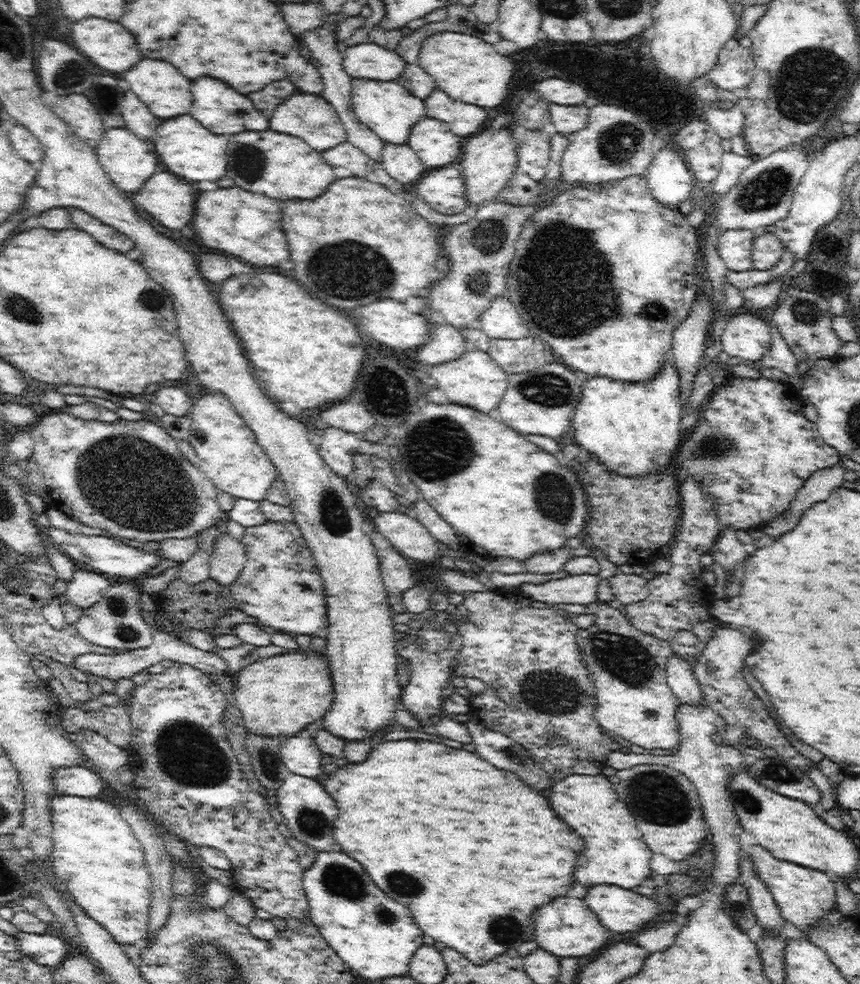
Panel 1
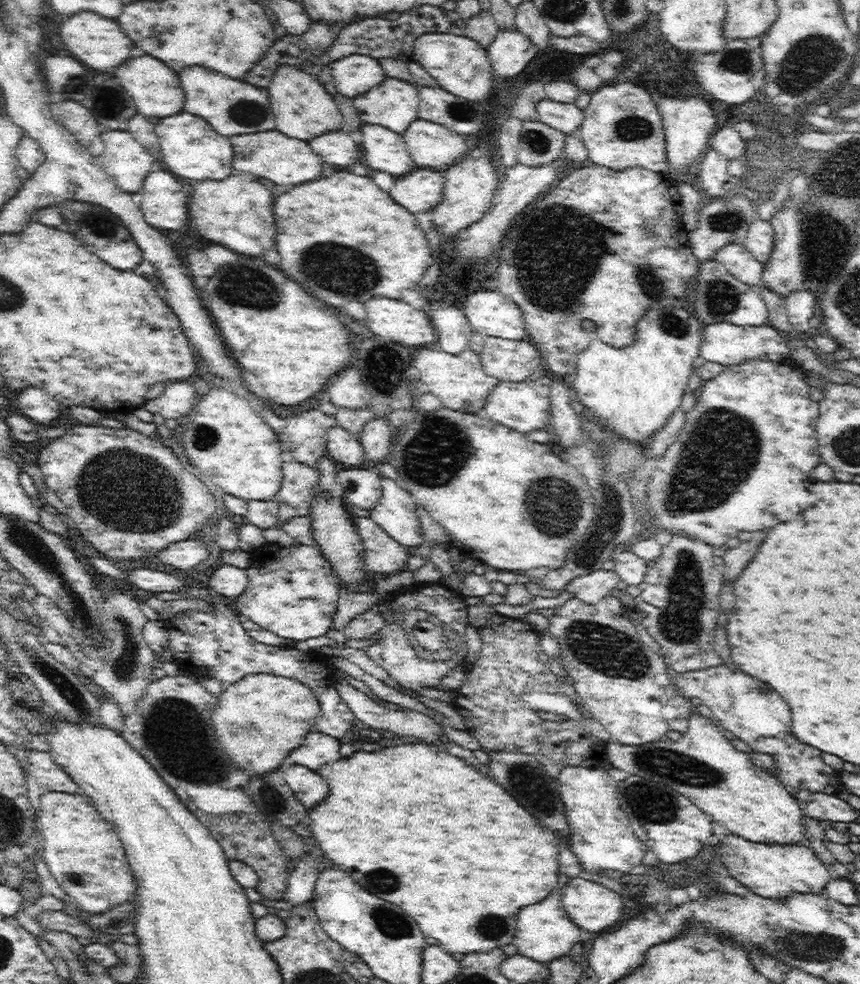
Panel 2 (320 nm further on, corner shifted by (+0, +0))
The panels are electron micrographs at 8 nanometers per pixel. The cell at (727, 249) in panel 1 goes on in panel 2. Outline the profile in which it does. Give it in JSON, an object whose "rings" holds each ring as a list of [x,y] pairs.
{"rings":[[[732,242],[722,246],[716,252],[715,260],[721,262],[732,276],[744,284],[757,288],[763,282],[765,266],[751,252],[748,252],[744,244]]]}

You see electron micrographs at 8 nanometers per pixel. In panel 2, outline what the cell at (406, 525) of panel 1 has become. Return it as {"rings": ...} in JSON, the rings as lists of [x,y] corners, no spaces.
{"rings":[[[383,477],[382,496],[369,517],[402,546],[418,546],[423,541],[418,506],[413,499],[398,482]]]}

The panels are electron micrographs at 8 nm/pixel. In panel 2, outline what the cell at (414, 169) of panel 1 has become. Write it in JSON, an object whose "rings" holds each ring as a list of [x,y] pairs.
{"rings":[[[363,123],[359,128],[358,139],[368,166],[377,171],[400,177],[400,174],[408,174],[412,168],[416,168],[403,135],[388,127]]]}

